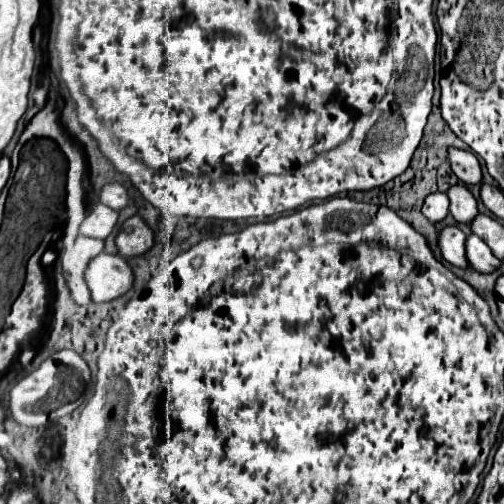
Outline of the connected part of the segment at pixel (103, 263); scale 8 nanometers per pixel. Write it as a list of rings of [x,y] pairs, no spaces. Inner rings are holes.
[[[100,253],[88,263],[84,281],[92,301],[106,303],[124,295],[132,287],[134,275],[130,265],[120,255]]]

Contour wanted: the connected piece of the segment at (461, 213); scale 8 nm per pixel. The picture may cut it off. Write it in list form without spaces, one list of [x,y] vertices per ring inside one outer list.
[[[452,185],[446,195],[450,199],[450,213],[458,223],[470,223],[478,215],[476,199],[464,185]]]

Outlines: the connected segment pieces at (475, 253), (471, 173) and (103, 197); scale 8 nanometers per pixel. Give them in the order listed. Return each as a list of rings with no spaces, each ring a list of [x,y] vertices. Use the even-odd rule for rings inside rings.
[[[476,235],[466,237],[466,257],[470,267],[480,273],[492,273],[500,265],[500,259],[496,259],[488,245],[484,245],[484,241],[480,241],[480,237]]]
[[[448,149],[448,163],[450,169],[454,171],[454,175],[470,185],[470,183],[480,183],[482,181],[482,171],[480,171],[480,163],[478,159],[470,153],[470,151],[462,151],[462,149]]]
[[[108,183],[100,189],[100,203],[108,205],[110,209],[120,211],[122,207],[128,205],[128,195],[126,189],[120,183]]]

